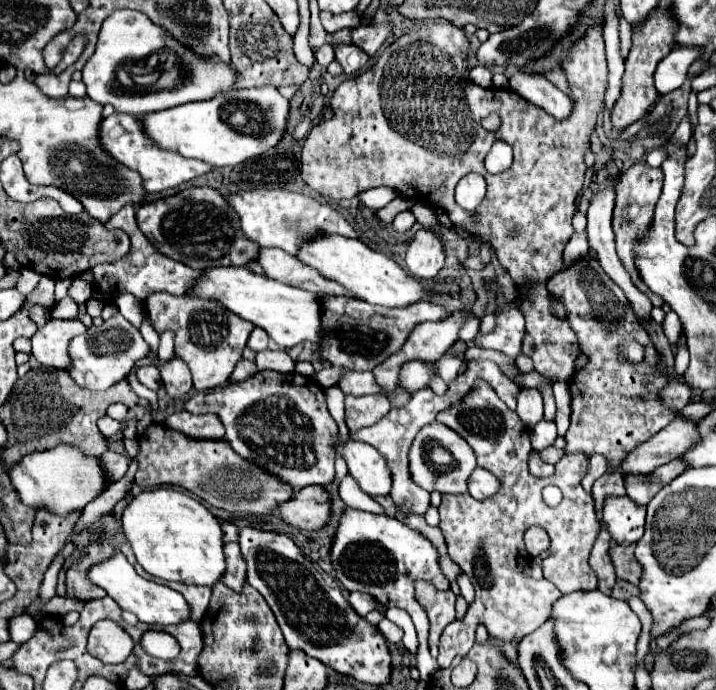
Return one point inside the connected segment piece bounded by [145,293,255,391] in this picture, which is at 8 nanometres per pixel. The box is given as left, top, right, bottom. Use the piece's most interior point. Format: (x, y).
(208, 338)

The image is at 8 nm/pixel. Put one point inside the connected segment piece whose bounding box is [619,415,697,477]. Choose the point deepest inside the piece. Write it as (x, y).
(670, 442)

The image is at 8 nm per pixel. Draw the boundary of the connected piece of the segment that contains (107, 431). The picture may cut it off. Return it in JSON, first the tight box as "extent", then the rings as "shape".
{"extent":[99,415,121,437],"shape":[[[105,415],[105,417],[99,419],[99,429],[101,429],[101,433],[103,433],[105,437],[111,437],[111,435],[115,435],[115,433],[121,429],[121,423]]]}

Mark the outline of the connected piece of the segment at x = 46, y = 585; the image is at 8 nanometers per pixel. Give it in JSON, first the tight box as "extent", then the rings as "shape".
{"extent":[39,553,63,601],"shape":[[[59,553],[59,555],[55,557],[55,561],[51,563],[51,567],[47,569],[47,573],[45,573],[45,579],[43,579],[43,583],[41,583],[41,591],[39,591],[39,597],[41,597],[41,601],[47,601],[47,599],[55,597],[57,575],[59,575],[59,569],[61,569],[61,565],[63,565],[63,555]]]}

